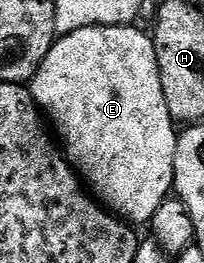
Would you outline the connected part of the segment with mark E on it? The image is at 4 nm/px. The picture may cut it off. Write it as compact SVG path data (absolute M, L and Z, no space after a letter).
M136 26L87 28L86 30L74 30L74 34L61 36L52 45L50 54L46 54L42 66L30 81L30 89L33 98L36 100L36 105L50 121L68 163L76 169L81 181L87 185L91 195L99 203L103 204L113 216L119 216L121 220L133 226L147 225L154 218L158 206L162 206L164 201L173 195L174 158L176 157L176 141L178 139L177 121L172 119L170 110L166 110L166 94L162 94L162 78L158 74L158 58L154 54L151 35L147 31L139 32L138 29L139 27Z

